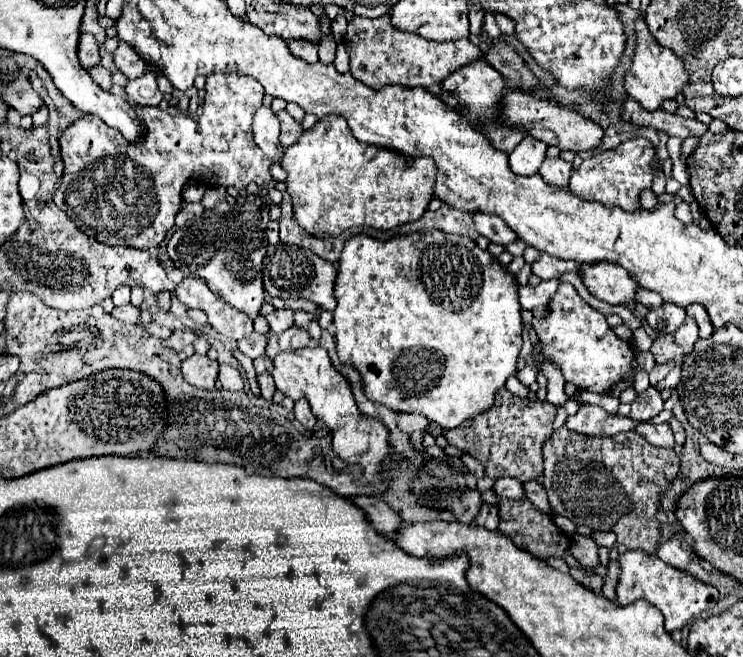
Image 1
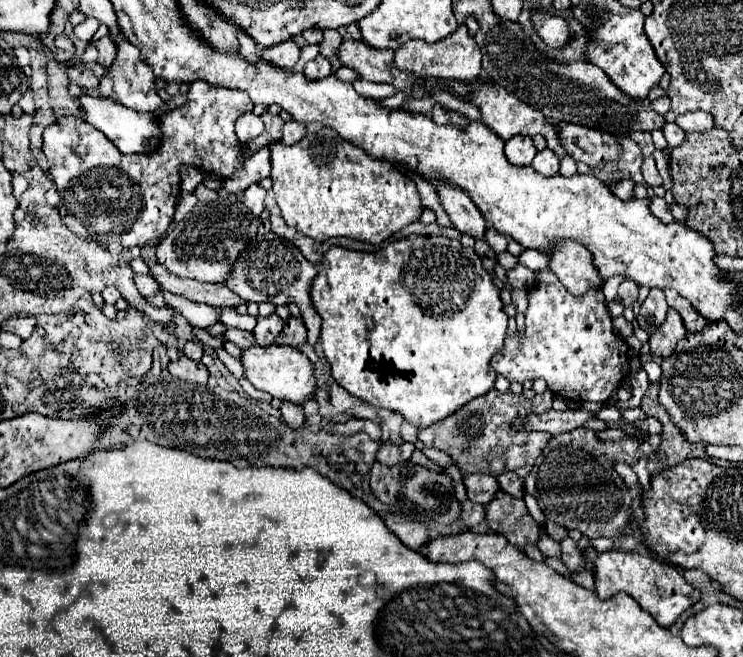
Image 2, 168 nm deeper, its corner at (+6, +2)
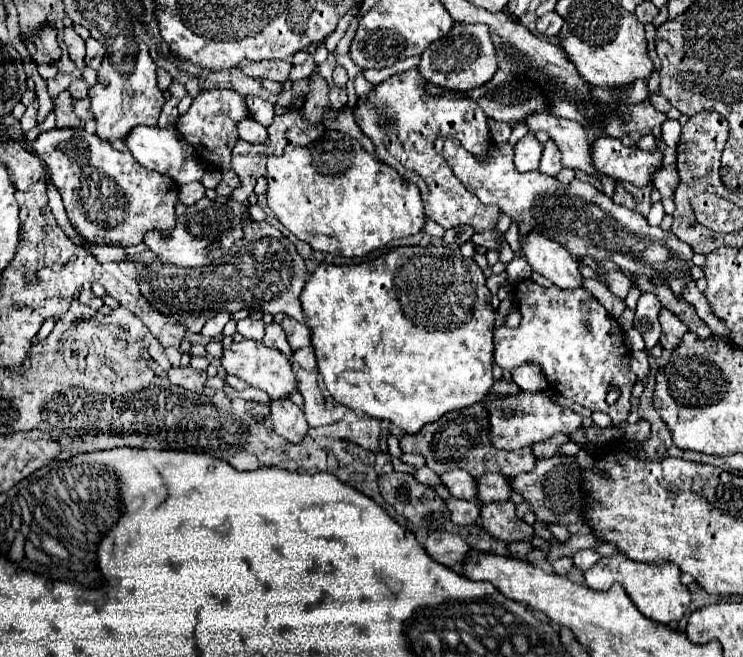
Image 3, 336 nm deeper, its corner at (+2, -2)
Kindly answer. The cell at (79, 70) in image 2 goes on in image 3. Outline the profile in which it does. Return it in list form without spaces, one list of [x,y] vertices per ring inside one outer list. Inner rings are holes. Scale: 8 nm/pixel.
[[[74,79],[74,81],[70,83],[68,91],[70,91],[70,95],[72,95],[74,99],[84,99],[84,97],[88,97],[88,87],[86,87],[86,83],[84,83],[82,79]]]

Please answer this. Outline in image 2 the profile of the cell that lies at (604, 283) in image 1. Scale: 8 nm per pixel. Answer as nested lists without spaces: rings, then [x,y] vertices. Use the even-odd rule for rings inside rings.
[[[558,243],[550,253],[550,269],[572,295],[602,289],[606,283],[594,265],[592,253],[580,243]]]

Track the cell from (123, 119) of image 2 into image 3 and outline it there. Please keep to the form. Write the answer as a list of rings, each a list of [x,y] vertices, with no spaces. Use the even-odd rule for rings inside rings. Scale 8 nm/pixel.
[[[136,127],[132,133],[130,133],[130,139],[126,139],[126,147],[128,151],[134,155],[134,159],[152,169],[152,171],[158,171],[166,177],[170,177],[176,185],[186,185],[186,183],[192,183],[192,181],[200,181],[204,171],[206,171],[206,165],[202,165],[198,161],[198,155],[194,151],[194,147],[190,147],[182,135],[178,133],[178,129],[170,127],[170,129],[158,129],[158,127]]]

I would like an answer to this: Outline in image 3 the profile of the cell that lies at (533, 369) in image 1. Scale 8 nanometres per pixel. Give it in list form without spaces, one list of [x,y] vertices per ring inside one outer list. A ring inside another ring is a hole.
[[[520,281],[516,285],[516,305],[522,315],[518,327],[494,329],[494,361],[512,371],[524,363],[538,363],[550,387],[578,405],[606,413],[612,425],[622,425],[632,411],[632,387],[636,375],[630,369],[632,353],[624,345],[624,333],[614,317],[582,287],[560,289],[556,285],[544,289],[534,281]],[[608,387],[620,387],[620,399],[614,405],[606,403]]]

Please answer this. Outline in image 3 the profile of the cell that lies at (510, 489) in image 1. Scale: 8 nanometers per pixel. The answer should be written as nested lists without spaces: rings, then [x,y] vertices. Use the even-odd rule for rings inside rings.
[[[454,469],[440,475],[440,483],[450,491],[452,497],[474,501],[474,479],[470,477],[470,473],[462,469]]]

